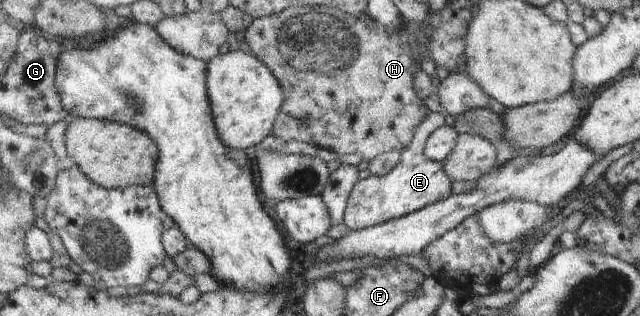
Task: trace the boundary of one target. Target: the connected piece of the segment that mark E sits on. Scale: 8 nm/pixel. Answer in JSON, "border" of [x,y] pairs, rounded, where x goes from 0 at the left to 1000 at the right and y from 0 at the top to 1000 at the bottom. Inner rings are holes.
{"border":[[[672,354],[656,396],[644,459],[627,478],[627,506],[613,547],[600,560],[580,554],[556,576],[556,592],[547,614],[544,655],[539,674],[539,712],[553,731],[594,712],[595,706],[622,693],[642,674],[656,668],[675,642],[700,630],[706,611],[705,557],[694,541],[692,513],[672,503],[664,478],[667,446],[686,402],[697,399],[697,370],[692,358]]]}

